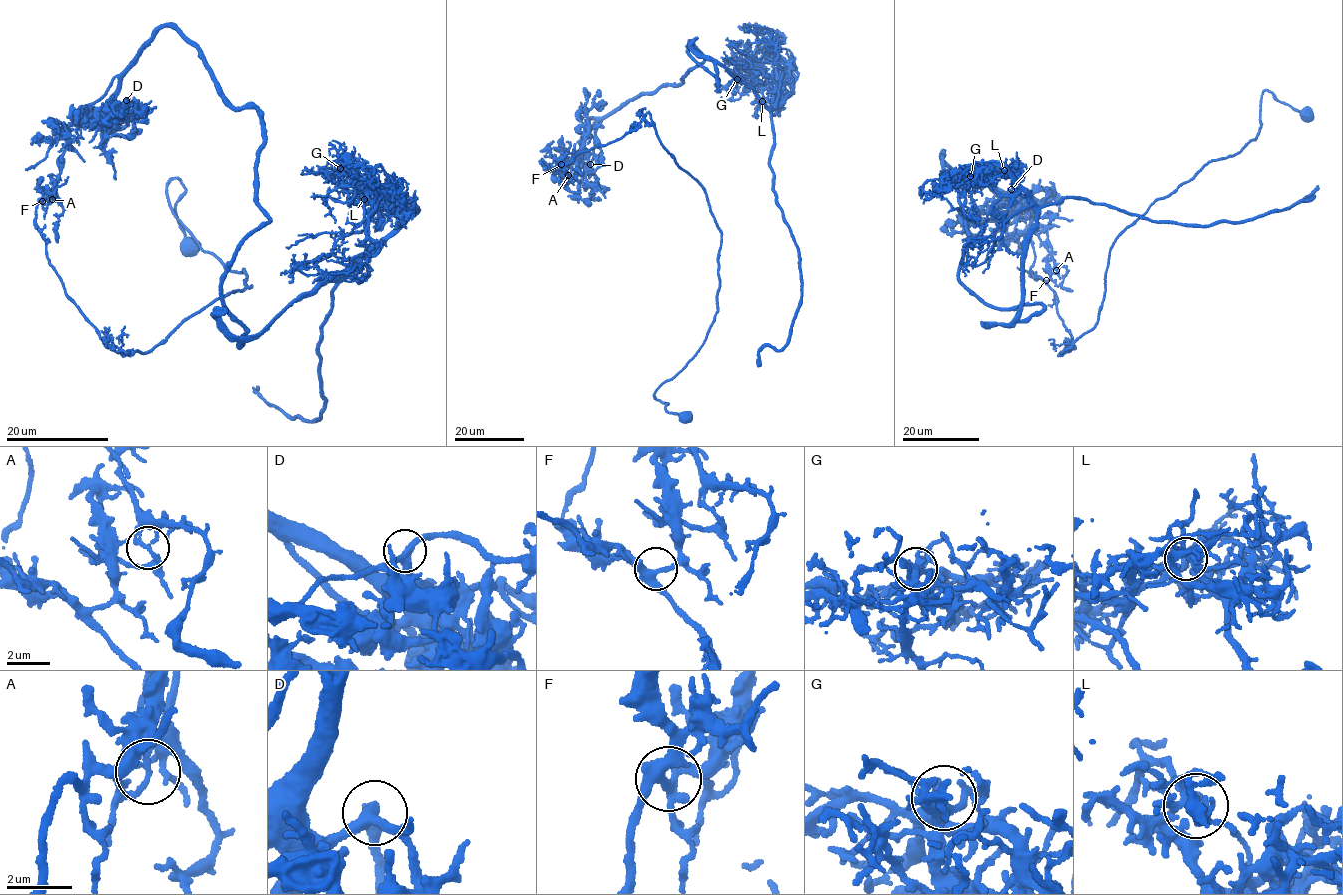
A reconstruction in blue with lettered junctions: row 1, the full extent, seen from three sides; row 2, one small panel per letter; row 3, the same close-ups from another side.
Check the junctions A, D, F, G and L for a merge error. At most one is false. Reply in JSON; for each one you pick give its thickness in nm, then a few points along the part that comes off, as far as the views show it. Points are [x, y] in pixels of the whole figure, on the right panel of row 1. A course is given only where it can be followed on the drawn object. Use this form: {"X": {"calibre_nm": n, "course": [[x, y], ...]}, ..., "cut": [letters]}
{"A": {"calibre_nm": 140, "course": [[1056, 269], [1046, 281], [1073, 339], [1066, 351], [1097, 321], [1112, 243], [1256, 137], [1265, 89], [1312, 116]]}, "cut": ["A"]}

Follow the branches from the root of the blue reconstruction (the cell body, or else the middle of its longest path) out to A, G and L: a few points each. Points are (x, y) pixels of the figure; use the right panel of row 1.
A: (1304, 114), (1264, 91), (1256, 139), (1116, 238), (1097, 324), (1066, 351), (1073, 338), (1046, 281), (1056, 269)
G: (1304, 114), (1264, 91), (1066, 351), (1033, 216), (942, 152), (960, 280), (1044, 308), (1025, 194), (970, 176)
L: (1304, 114), (1264, 91), (1066, 351), (1033, 216), (942, 152), (959, 277), (1044, 308), (1004, 170)

